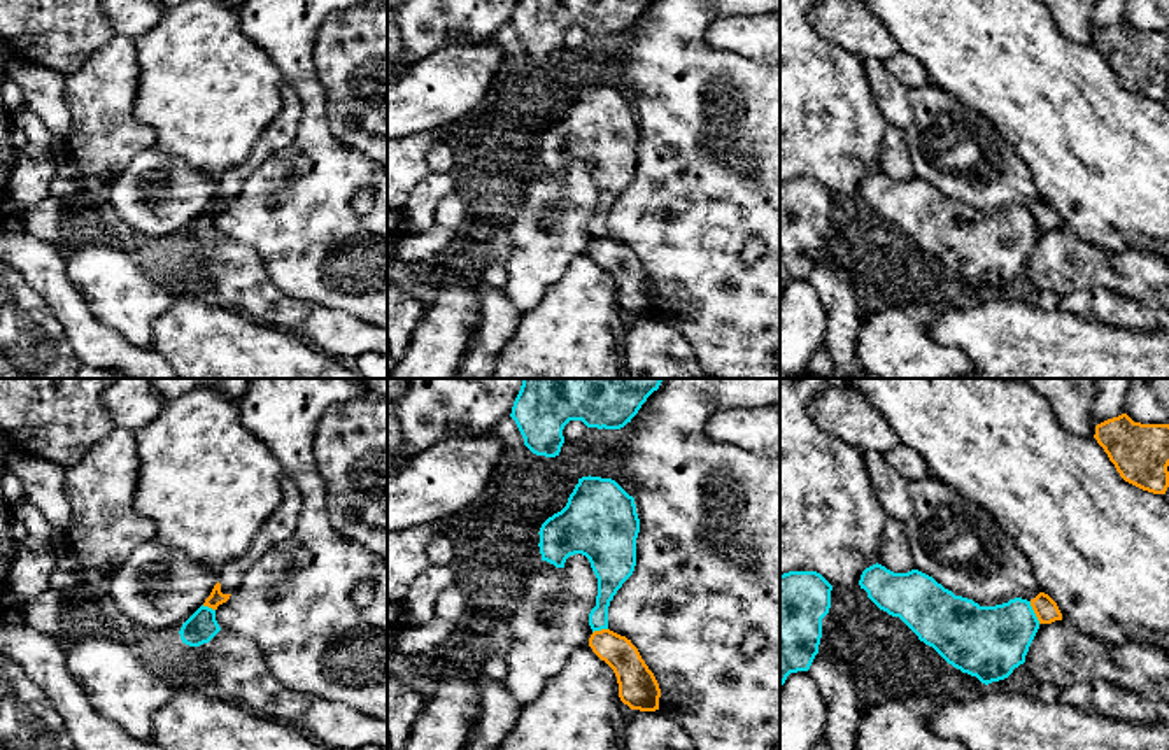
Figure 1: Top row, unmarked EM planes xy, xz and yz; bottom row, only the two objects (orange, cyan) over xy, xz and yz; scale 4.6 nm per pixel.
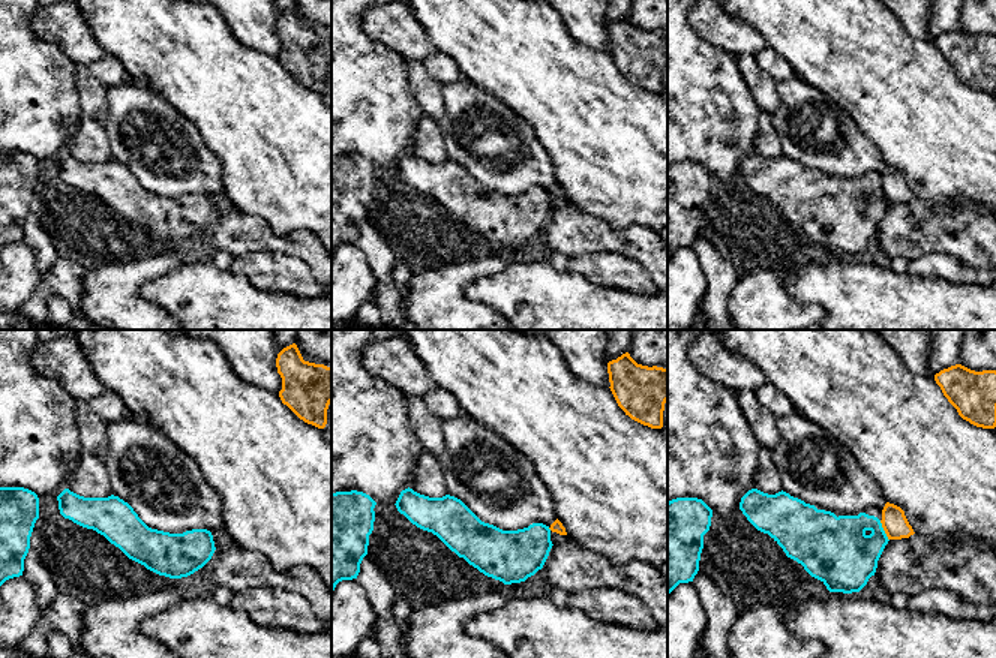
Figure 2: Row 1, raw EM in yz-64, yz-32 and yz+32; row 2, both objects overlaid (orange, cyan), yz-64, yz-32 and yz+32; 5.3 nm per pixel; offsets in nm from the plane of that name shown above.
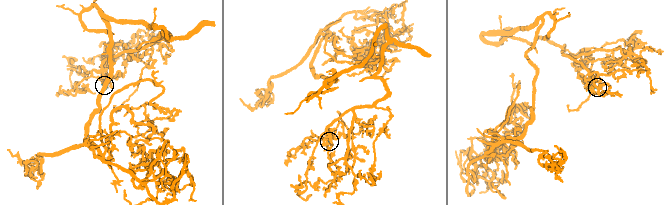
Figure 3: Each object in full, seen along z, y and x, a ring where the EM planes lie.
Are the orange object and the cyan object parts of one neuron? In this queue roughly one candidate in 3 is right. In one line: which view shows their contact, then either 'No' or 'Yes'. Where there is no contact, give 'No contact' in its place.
Touches orange in yz. No

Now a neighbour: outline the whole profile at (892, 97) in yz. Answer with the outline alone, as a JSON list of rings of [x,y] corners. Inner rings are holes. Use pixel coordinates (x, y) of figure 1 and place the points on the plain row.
[[[864,60],[869,88],[885,116],[889,126],[904,131],[911,121],[911,107],[908,103],[908,89],[899,84],[880,60]]]

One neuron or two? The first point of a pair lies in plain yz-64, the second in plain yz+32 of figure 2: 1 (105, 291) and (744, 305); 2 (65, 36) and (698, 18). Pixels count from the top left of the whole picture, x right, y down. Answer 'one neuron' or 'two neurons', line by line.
1: one neuron
2: one neuron

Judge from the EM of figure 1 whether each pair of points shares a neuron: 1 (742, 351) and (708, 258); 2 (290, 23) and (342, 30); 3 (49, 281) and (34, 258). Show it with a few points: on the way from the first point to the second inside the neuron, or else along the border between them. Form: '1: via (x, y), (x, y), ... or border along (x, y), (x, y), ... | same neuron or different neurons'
1: via (742, 328), (708, 291), (708, 281) | same neuron
2: border along (326, 18), (314, 46), (314, 67) | different neurons
3: via (48, 275), (39, 263) | same neuron

